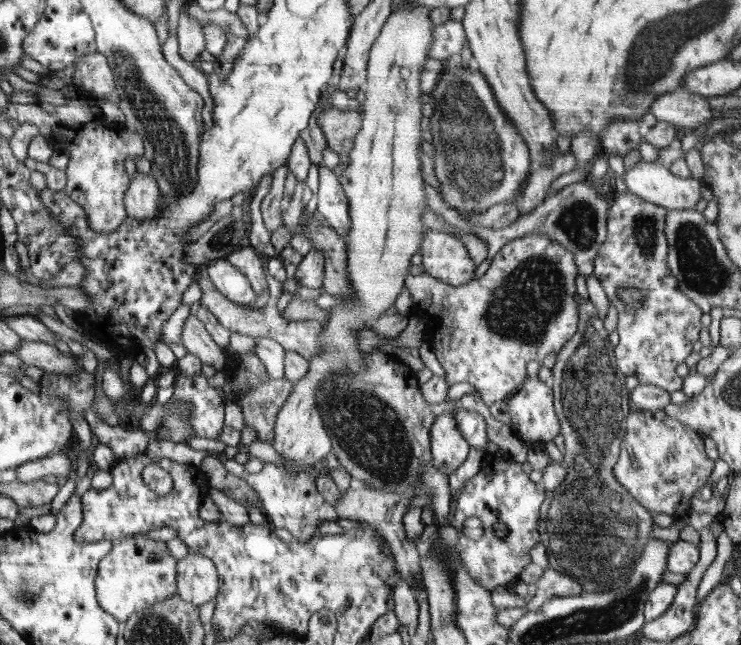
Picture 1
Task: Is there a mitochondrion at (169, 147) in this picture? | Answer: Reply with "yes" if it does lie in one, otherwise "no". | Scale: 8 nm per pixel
yes

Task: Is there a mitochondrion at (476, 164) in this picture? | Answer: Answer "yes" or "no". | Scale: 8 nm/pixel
yes

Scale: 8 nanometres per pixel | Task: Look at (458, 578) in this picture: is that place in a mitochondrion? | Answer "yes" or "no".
yes

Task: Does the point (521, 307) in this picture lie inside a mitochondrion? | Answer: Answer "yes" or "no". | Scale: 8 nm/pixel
yes

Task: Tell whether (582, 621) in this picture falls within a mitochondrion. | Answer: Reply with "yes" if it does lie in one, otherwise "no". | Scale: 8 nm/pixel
yes

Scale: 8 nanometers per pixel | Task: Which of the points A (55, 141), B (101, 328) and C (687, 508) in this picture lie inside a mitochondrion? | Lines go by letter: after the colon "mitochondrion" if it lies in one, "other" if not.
A: other
B: other
C: other

